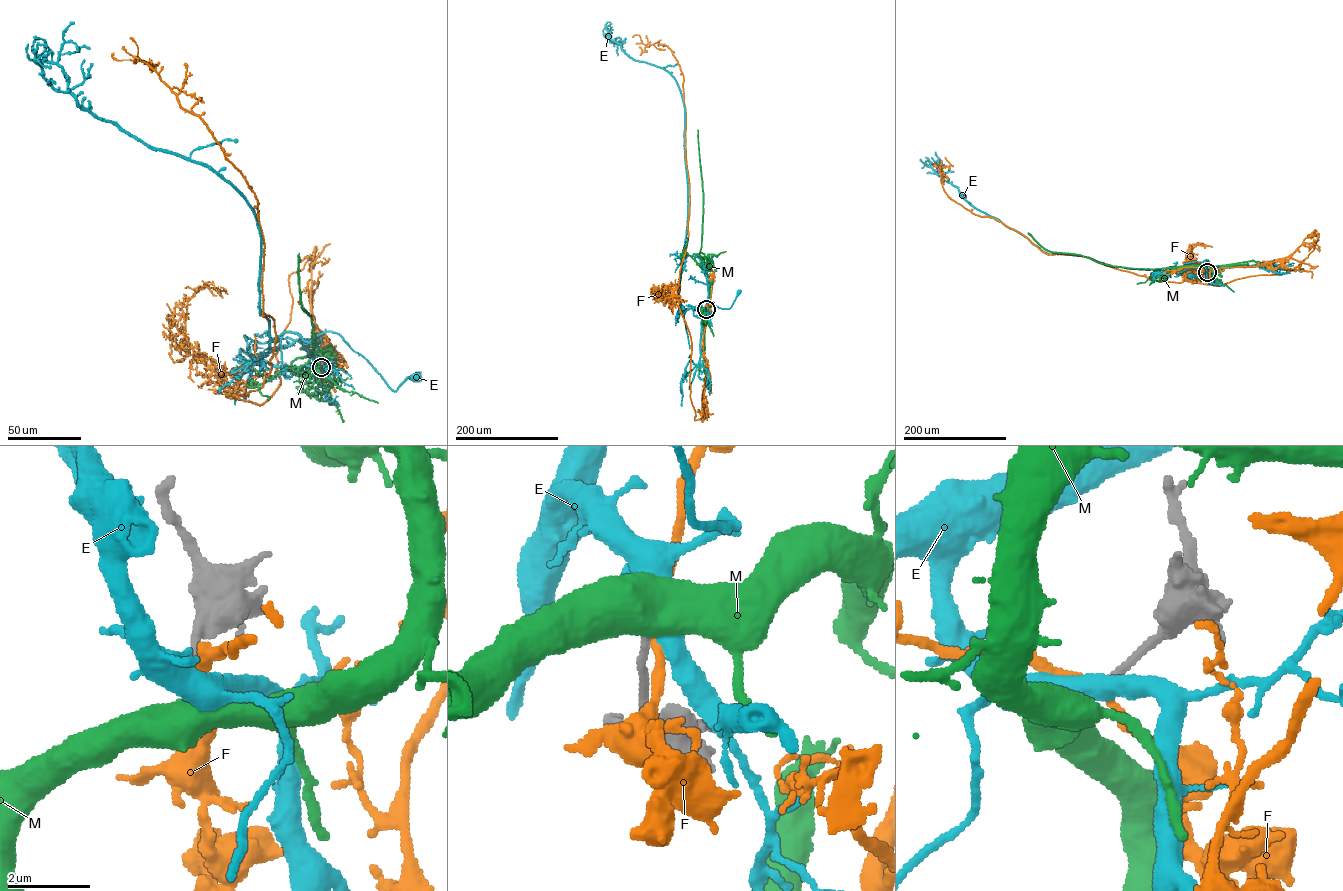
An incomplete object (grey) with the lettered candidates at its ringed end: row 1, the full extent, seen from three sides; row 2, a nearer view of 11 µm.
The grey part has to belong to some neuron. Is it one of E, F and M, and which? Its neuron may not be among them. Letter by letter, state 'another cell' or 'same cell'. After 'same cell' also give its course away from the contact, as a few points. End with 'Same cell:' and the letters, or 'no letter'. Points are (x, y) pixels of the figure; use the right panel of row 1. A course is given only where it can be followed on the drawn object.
E: another cell
F: another cell
M: another cell
Same cell: no letter

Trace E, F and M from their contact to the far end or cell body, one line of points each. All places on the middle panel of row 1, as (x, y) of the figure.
E: (706, 309), (703, 314), (702, 311), (713, 304), (729, 308), (739, 292)
F: (706, 309), (695, 420), (690, 337), (673, 299), (688, 235), (683, 77), (666, 45), (633, 36)
M: (706, 309), (709, 283), (699, 255), (703, 193), (698, 130)

